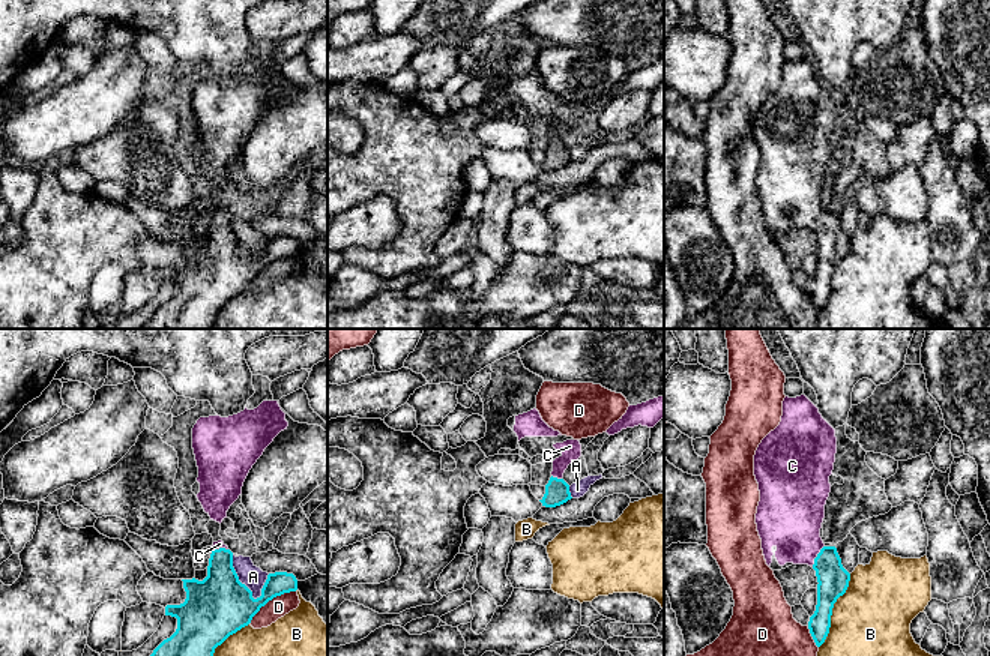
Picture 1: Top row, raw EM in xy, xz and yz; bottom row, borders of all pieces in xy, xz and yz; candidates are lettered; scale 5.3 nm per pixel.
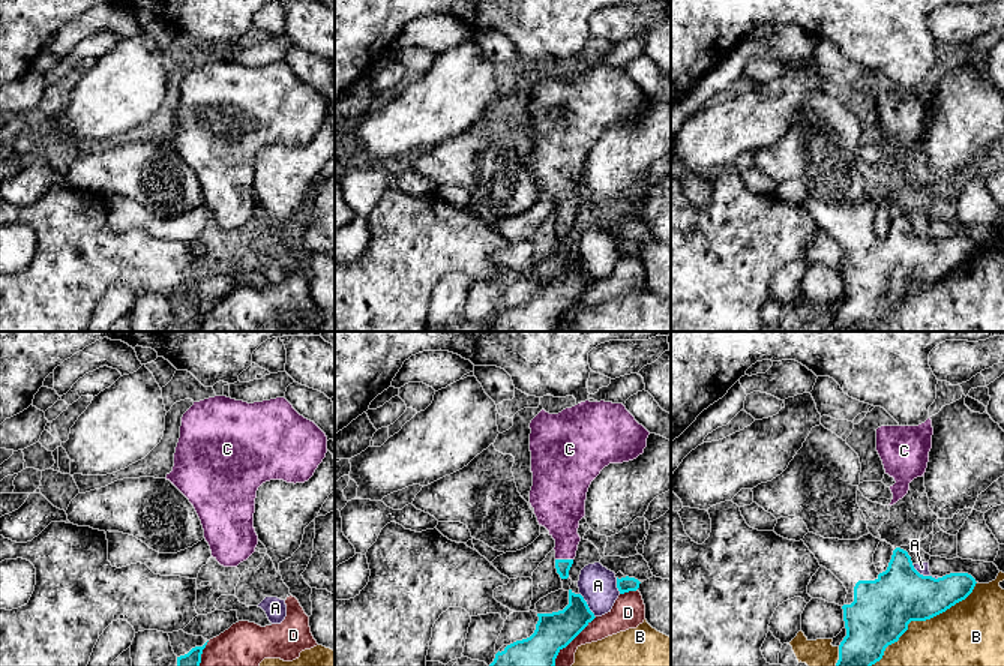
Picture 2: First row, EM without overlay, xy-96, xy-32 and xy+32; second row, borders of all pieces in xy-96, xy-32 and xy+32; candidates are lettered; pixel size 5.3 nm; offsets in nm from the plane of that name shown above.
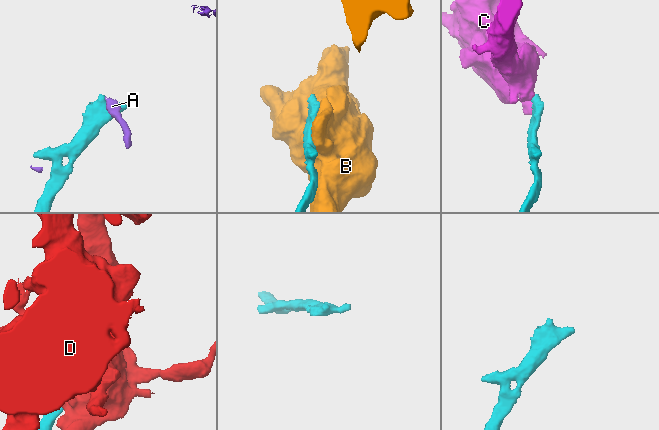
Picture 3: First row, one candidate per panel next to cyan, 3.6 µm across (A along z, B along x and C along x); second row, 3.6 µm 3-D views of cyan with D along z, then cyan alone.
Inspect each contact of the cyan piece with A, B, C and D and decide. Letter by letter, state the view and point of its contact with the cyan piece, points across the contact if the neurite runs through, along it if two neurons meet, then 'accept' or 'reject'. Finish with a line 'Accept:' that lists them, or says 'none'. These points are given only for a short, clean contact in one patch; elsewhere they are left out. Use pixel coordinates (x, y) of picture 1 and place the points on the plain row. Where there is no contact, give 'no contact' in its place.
A: contact xy (238, 242); border xy (232, 218), (232, 230), (238, 242), (254, 261), (259, 261); reject
B: contact yz (831, 275); reject
C: contact yz (817, 219); way yz (833, 242), (828, 230), (817, 219), (796, 198), (790, 182); accept
D: contact xy (269, 263); reject
Accept: C

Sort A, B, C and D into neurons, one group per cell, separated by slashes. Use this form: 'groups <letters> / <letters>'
groups A / B / C / D

